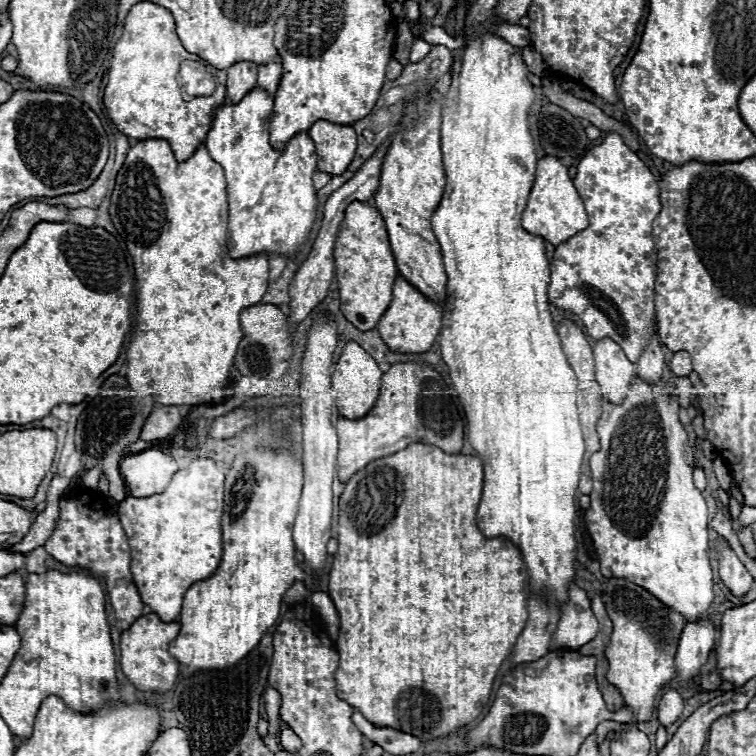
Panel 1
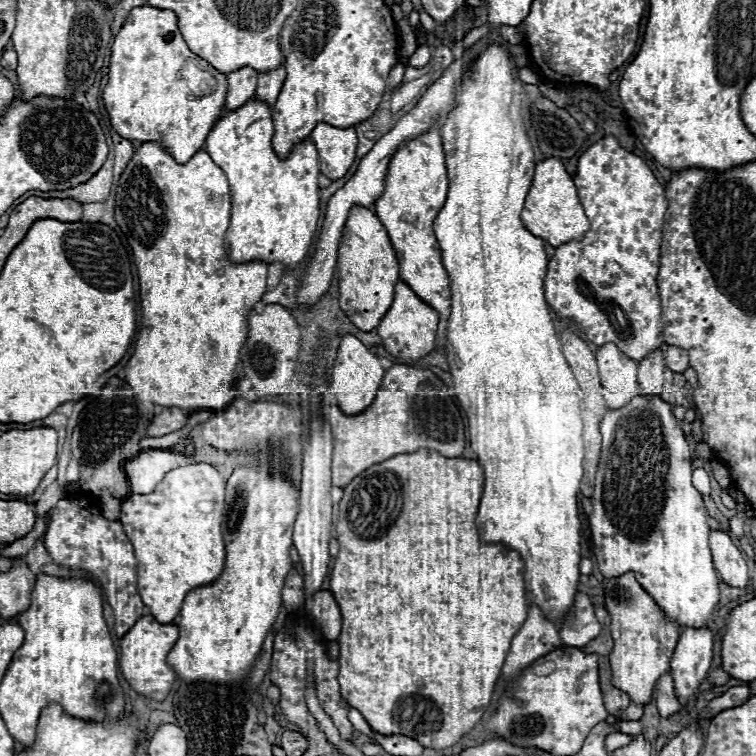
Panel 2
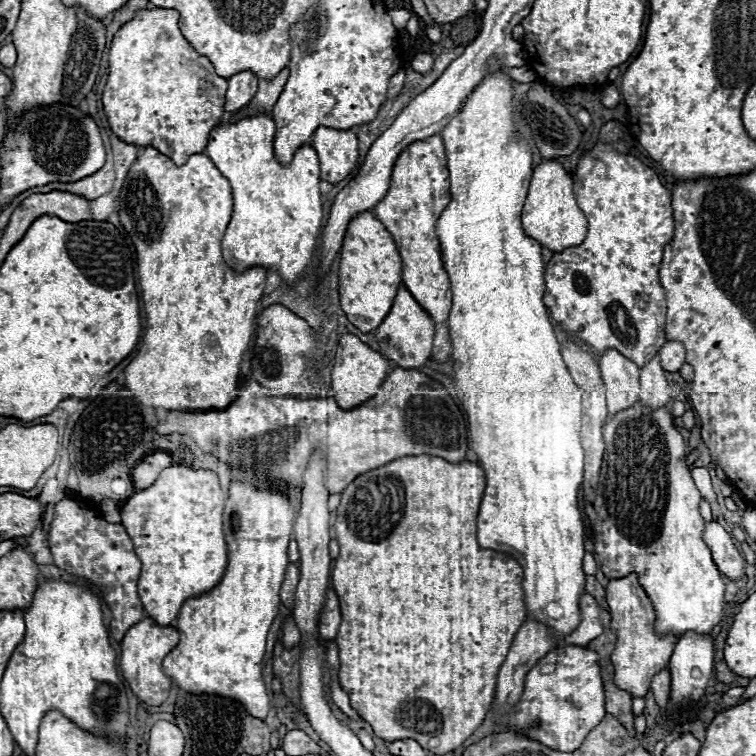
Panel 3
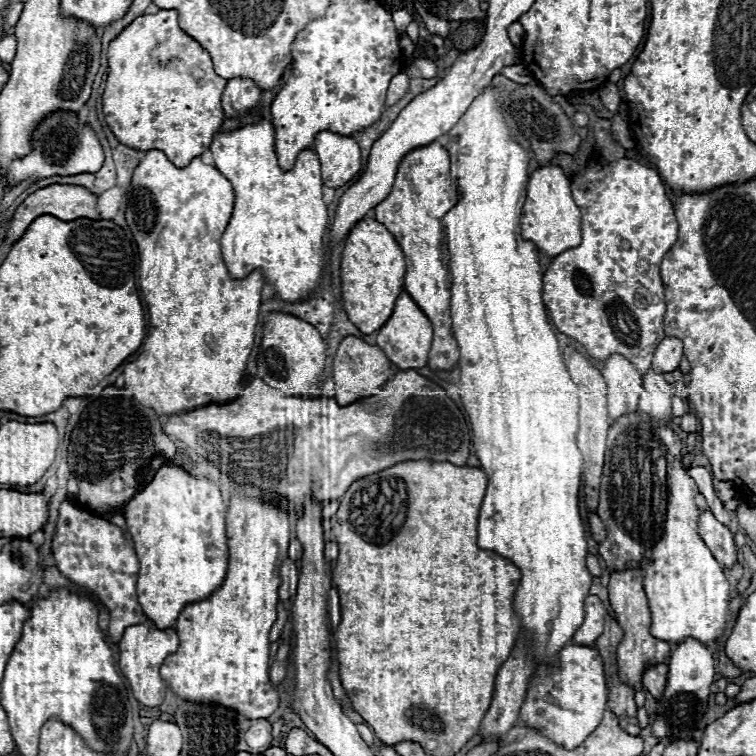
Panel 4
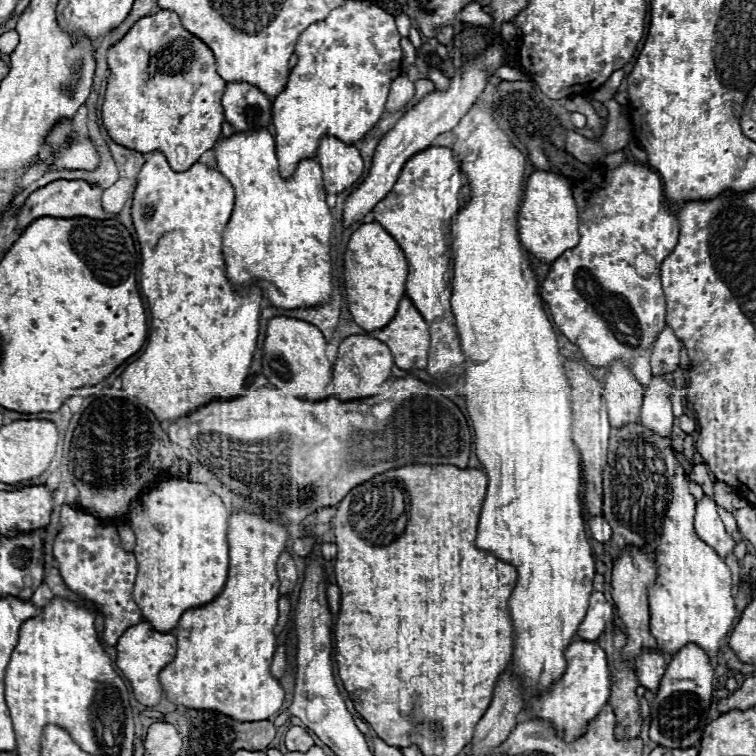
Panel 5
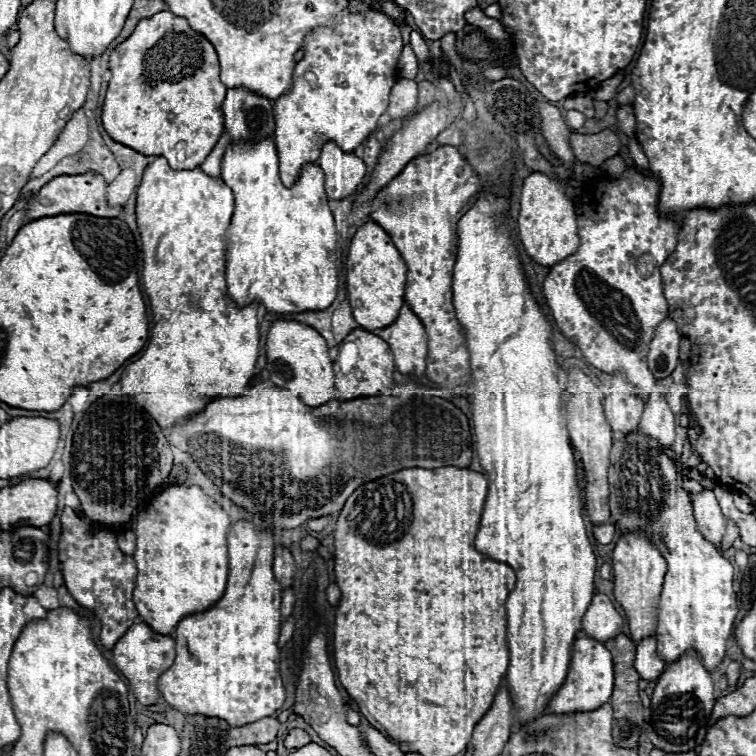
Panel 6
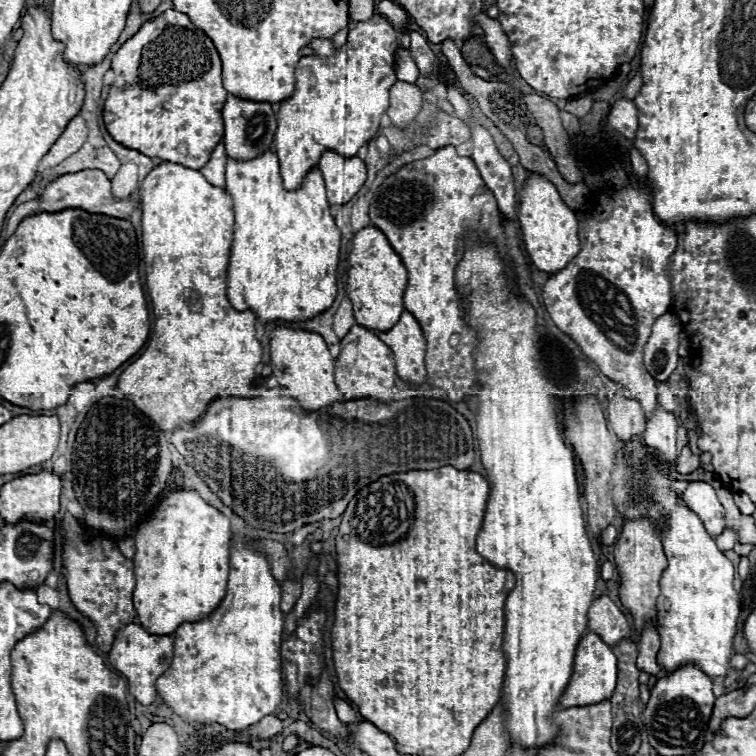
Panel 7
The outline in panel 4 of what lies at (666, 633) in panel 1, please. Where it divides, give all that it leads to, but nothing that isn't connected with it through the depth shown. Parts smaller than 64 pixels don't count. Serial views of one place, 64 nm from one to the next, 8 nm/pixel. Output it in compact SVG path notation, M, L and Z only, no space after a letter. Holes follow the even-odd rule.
M634 568L634 570L626 570L626 572L614 572L610 576L610 584L608 584L608 596L610 596L610 606L614 610L614 616L624 632L618 648L616 648L616 662L618 662L618 676L620 682L632 686L636 692L644 690L642 686L642 676L648 668L666 662L666 658L672 652L672 646L668 642L660 642L650 634L650 624L652 624L652 616L650 616L650 608L648 608L648 600L646 600L646 592L642 588L642 576L644 572Z

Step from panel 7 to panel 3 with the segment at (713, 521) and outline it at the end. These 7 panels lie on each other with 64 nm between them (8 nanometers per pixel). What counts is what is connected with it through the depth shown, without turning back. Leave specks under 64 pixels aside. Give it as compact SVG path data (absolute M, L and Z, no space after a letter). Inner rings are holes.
M706 522L704 540L712 550L712 558L720 574L724 574L730 580L742 580L746 572L746 566L744 566L746 562L736 550L732 536L718 522Z

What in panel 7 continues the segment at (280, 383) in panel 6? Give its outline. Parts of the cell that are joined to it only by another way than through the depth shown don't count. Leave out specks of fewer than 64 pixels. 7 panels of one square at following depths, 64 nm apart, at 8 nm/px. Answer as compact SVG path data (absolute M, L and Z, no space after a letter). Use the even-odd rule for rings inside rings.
M278 326L270 336L270 366L278 386L292 394L306 410L320 410L332 402L346 400L334 384L334 358L330 356L324 338L316 332Z

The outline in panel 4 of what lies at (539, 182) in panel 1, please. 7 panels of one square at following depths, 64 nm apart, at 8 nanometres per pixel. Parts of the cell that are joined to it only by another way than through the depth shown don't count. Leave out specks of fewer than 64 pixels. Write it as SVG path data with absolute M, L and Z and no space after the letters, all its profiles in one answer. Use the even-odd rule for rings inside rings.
M542 166L530 176L520 226L522 236L534 242L538 250L550 258L562 254L564 250L576 248L582 242L582 216L570 194L570 180L560 166Z

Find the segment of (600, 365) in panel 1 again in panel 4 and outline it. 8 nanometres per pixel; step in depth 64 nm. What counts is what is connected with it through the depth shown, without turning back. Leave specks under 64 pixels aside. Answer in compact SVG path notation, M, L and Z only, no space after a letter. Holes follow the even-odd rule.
M612 354L604 360L602 376L608 386L608 414L616 420L622 414L636 412L638 394L642 390L642 378L632 362L622 354Z

